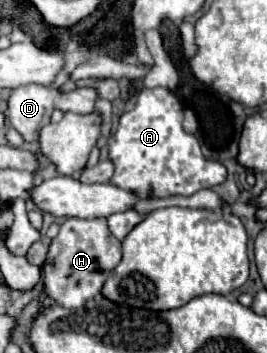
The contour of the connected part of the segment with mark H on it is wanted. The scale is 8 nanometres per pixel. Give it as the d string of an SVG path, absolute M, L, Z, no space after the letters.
M66 218L56 238L50 240L48 256L44 262L44 288L46 294L64 308L80 308L86 300L100 294L108 274L122 258L120 242L110 234L106 218L82 220Z

